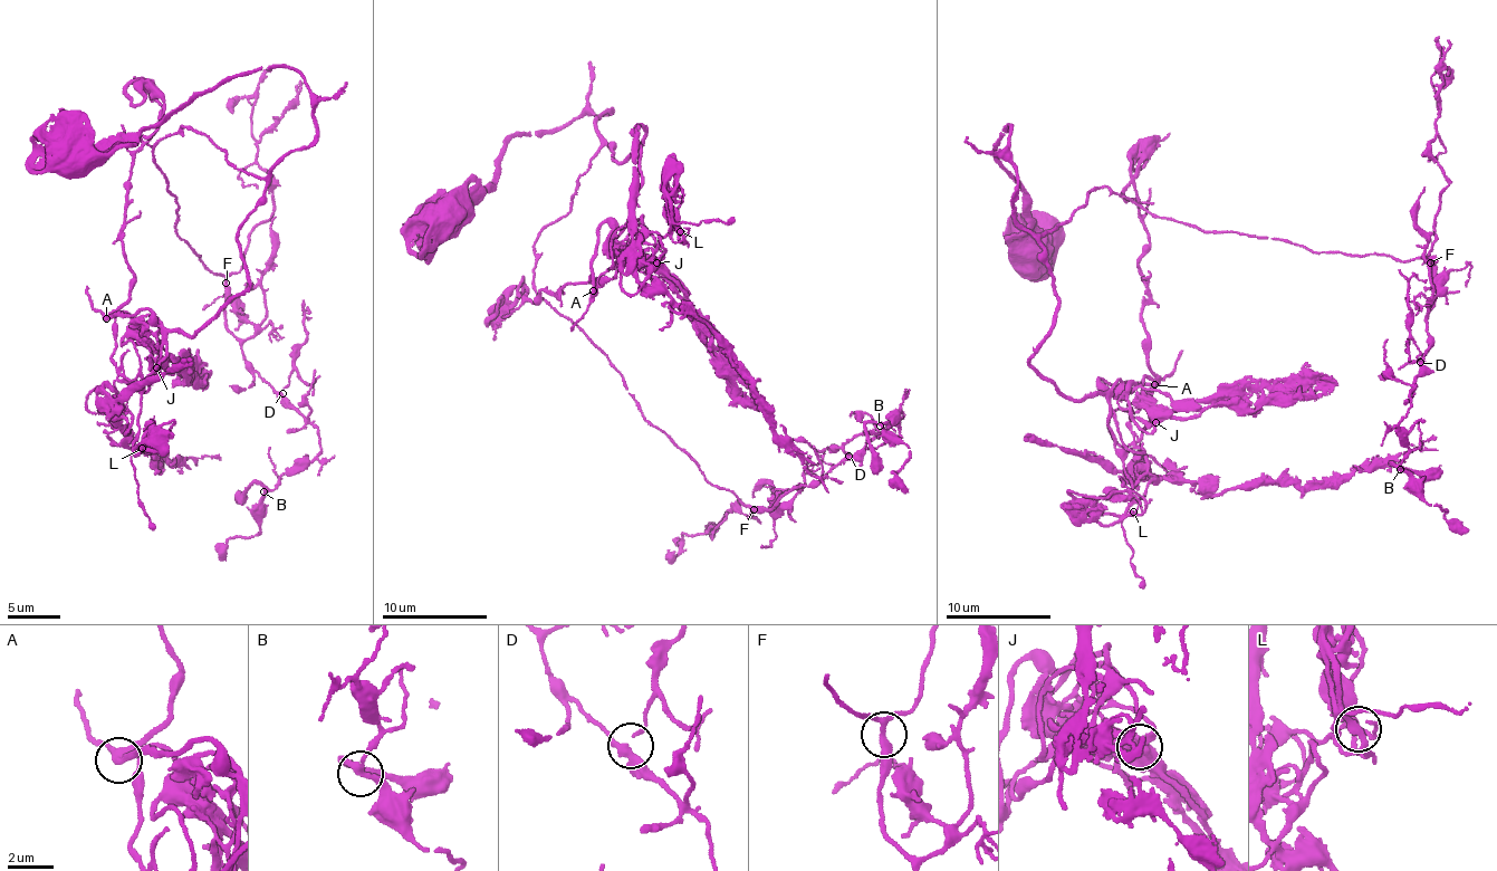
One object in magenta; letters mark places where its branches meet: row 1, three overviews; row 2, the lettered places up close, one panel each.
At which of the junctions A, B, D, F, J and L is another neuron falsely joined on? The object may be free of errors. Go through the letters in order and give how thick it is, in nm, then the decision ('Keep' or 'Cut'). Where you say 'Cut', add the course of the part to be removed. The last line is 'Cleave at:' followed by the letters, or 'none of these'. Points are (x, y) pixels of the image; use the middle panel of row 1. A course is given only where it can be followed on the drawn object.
A: Thickness 300 nm. Keep
B: Thickness 240 nm. Keep
D: Thickness 260 nm. Keep
F: Thickness 280 nm. Keep
J: Thickness 320 nm. Keep
L: Thickness 240 nm. Keep
Cleave at: none of these

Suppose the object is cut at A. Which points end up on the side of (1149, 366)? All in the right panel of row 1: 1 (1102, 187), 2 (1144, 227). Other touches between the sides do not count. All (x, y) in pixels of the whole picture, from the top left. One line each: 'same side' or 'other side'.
1: other side
2: same side

